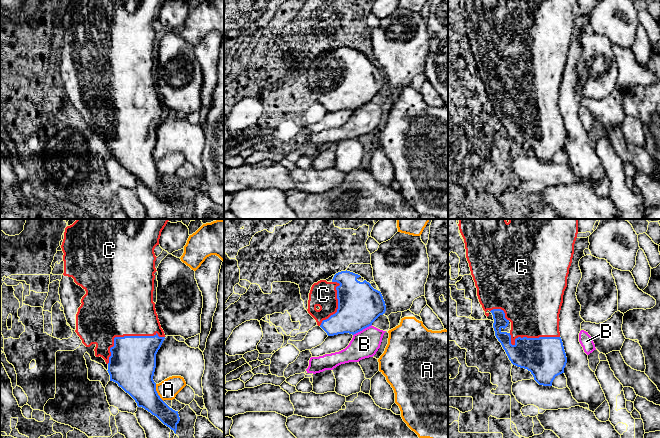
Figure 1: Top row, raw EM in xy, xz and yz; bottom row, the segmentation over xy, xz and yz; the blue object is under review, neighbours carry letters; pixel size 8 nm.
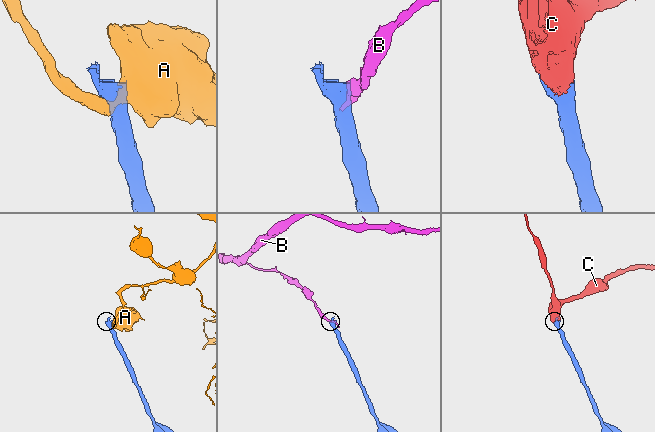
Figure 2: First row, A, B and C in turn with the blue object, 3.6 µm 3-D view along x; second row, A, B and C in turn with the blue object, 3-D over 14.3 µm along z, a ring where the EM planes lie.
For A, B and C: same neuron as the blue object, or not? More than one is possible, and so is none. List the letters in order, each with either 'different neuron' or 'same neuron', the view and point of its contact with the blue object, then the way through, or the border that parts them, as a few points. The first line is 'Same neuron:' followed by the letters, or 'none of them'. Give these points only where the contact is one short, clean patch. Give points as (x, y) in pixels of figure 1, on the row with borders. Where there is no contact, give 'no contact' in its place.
Same neuron: C
A: different neuron | xy (157, 393) | along xy (155, 384), (155, 390), (163, 401)
B: different neuron | xz (362, 329) | along xz (371, 324), (353, 335)
C: same neuron | xy (126, 336)

